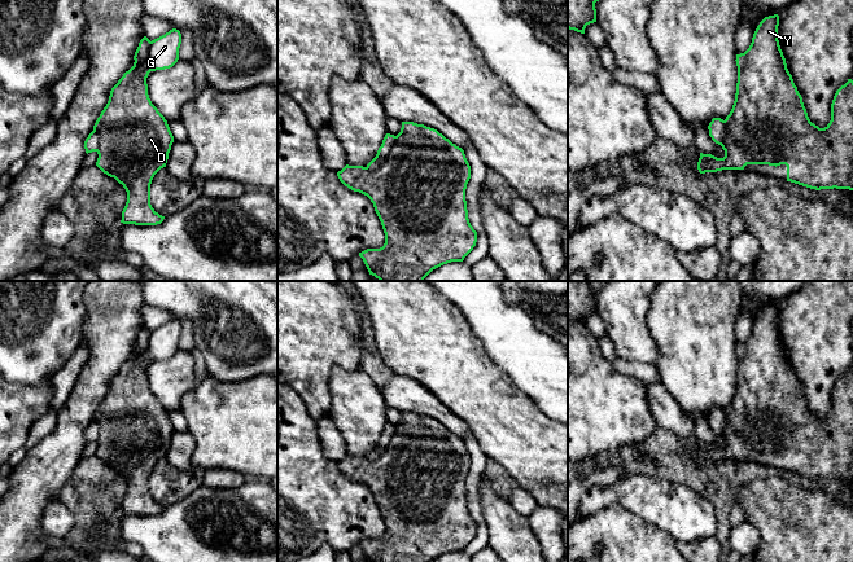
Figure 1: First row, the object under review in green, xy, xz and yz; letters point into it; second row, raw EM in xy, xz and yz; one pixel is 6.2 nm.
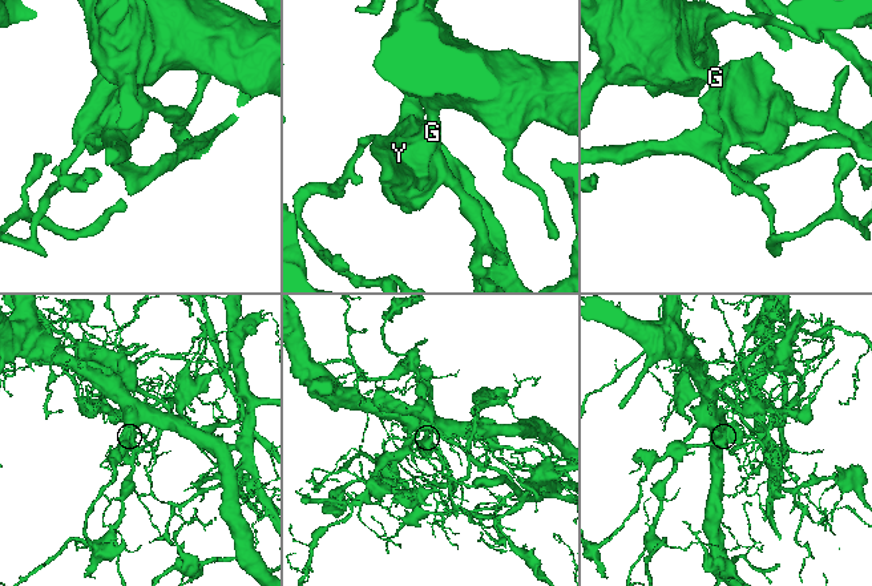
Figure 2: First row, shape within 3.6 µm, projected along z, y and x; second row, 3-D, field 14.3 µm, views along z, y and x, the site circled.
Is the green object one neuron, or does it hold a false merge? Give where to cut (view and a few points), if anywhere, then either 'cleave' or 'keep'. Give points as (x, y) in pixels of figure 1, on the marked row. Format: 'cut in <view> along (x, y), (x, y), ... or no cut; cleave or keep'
cut in xz along (397, 136), (389, 156), (376, 168), (368, 170); cleave

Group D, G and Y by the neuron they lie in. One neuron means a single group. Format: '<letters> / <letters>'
D Y / G

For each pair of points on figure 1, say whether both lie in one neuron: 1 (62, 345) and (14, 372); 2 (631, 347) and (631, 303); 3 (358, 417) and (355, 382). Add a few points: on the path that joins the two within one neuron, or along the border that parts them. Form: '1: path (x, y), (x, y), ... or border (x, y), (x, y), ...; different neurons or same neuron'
1: path (51, 345), (33, 360), (26, 360); same neuron
2: path (631, 337), (631, 314); same neuron
3: path (358, 408), (355, 391); same neuron

